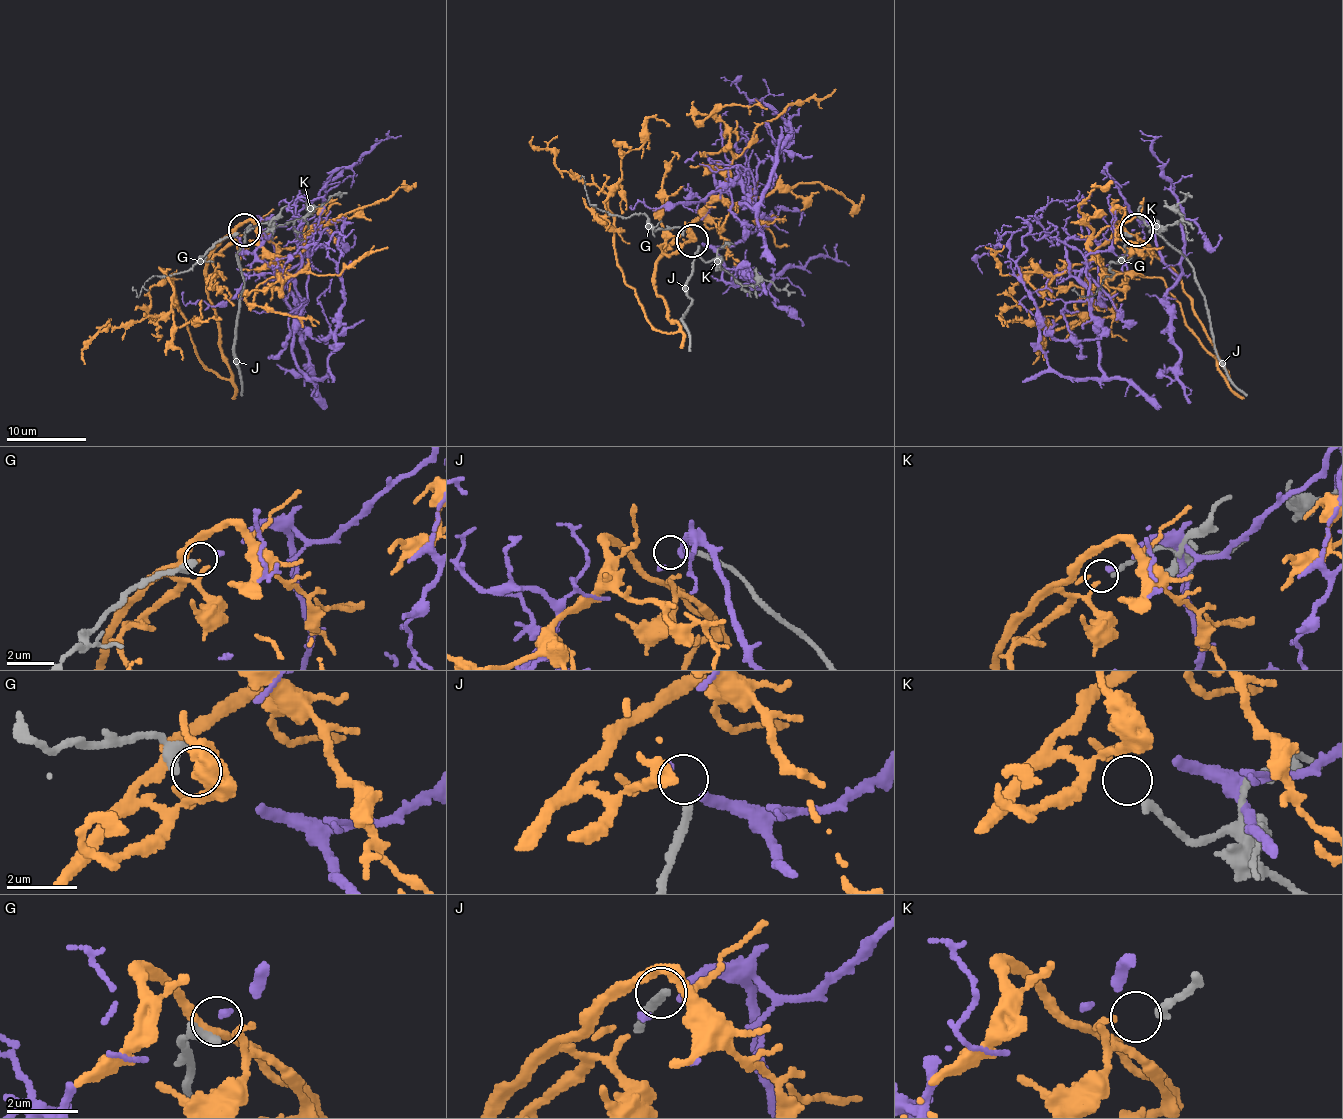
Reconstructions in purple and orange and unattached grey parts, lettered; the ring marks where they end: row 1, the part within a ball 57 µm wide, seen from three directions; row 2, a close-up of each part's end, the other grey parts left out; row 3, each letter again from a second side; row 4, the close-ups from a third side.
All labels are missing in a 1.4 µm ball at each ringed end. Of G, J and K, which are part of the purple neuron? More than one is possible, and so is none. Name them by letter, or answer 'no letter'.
G

